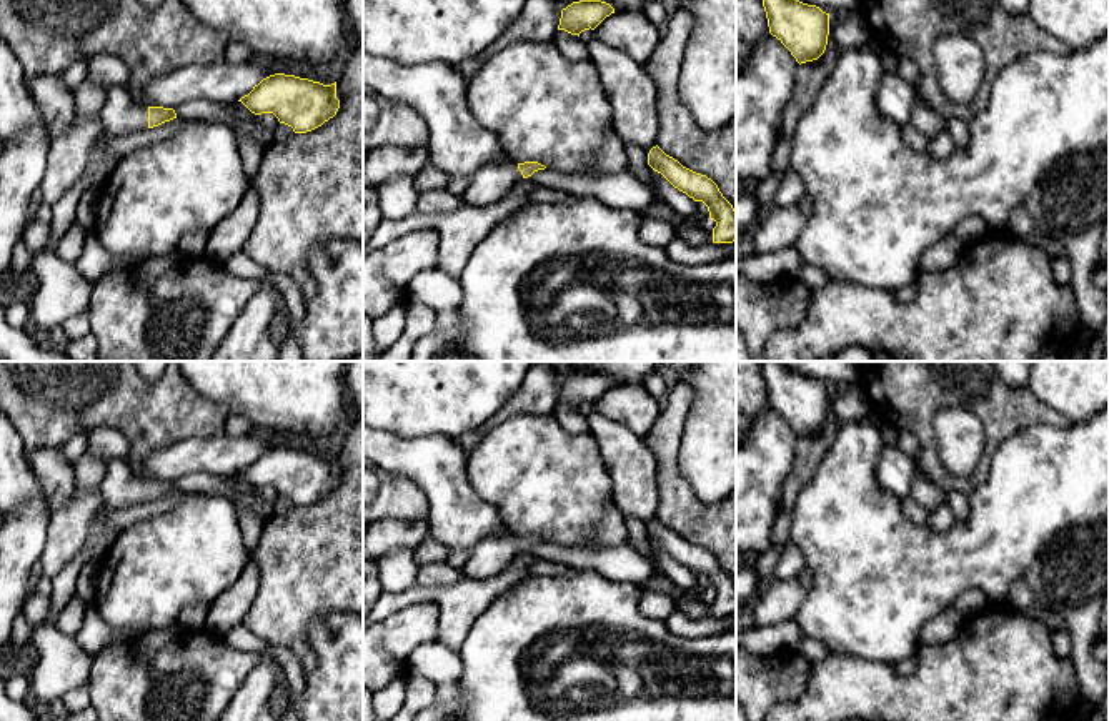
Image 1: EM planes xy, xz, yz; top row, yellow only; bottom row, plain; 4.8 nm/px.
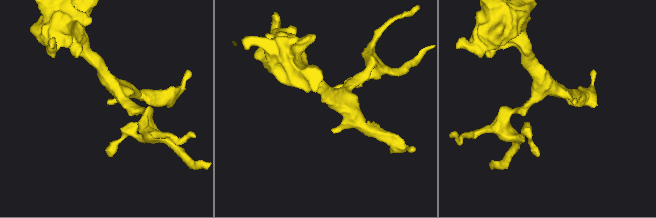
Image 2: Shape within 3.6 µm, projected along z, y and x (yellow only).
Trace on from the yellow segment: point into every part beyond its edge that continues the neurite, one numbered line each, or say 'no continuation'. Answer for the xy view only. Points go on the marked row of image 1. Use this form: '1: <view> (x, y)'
1: xy (120, 115)

